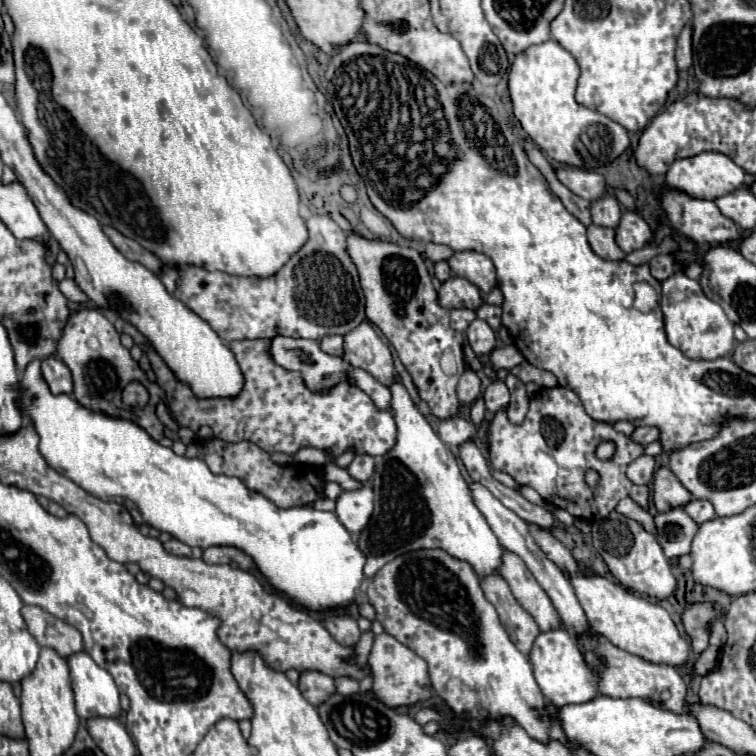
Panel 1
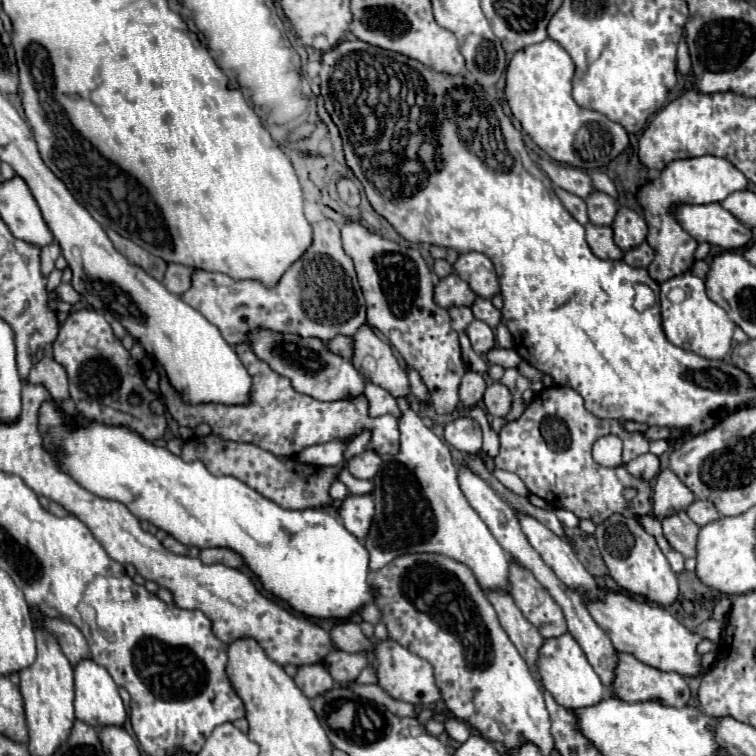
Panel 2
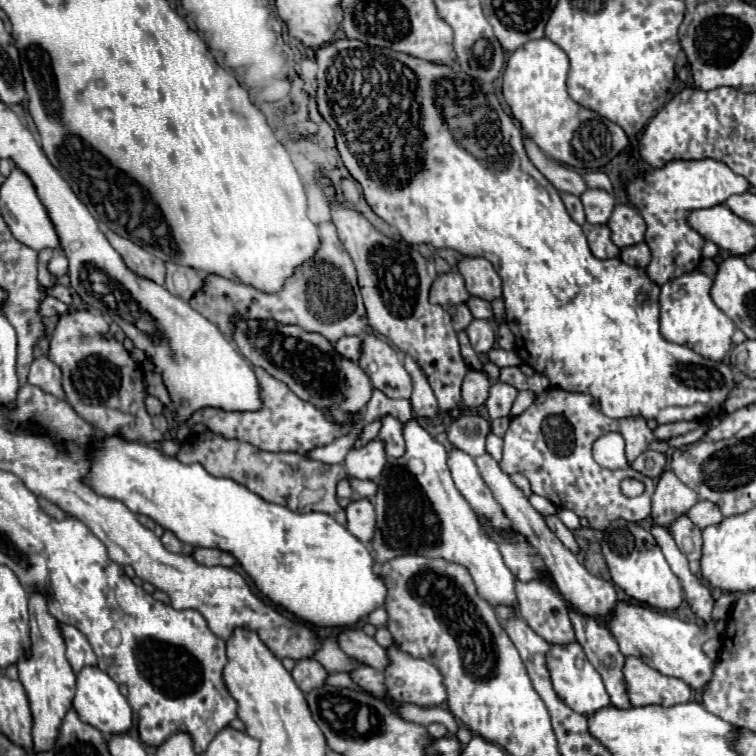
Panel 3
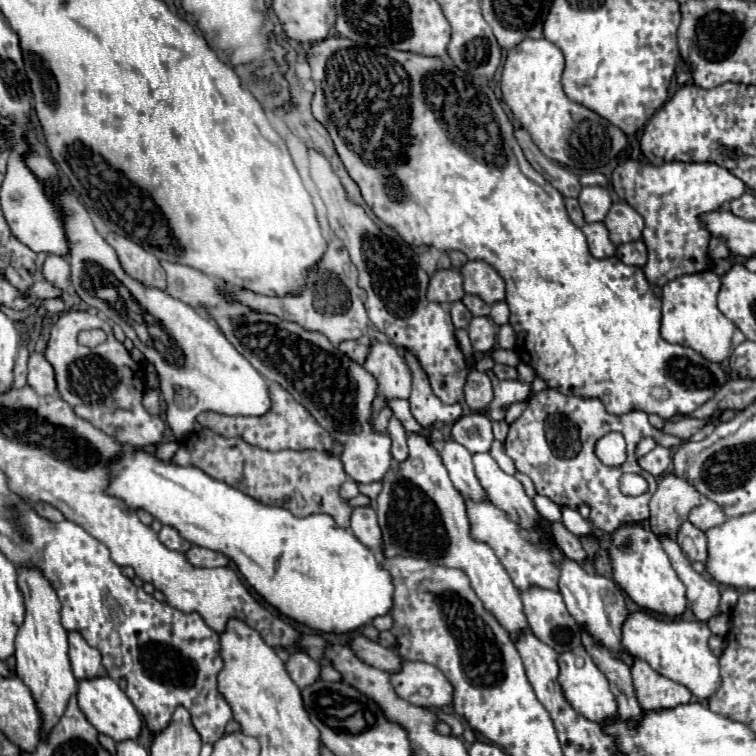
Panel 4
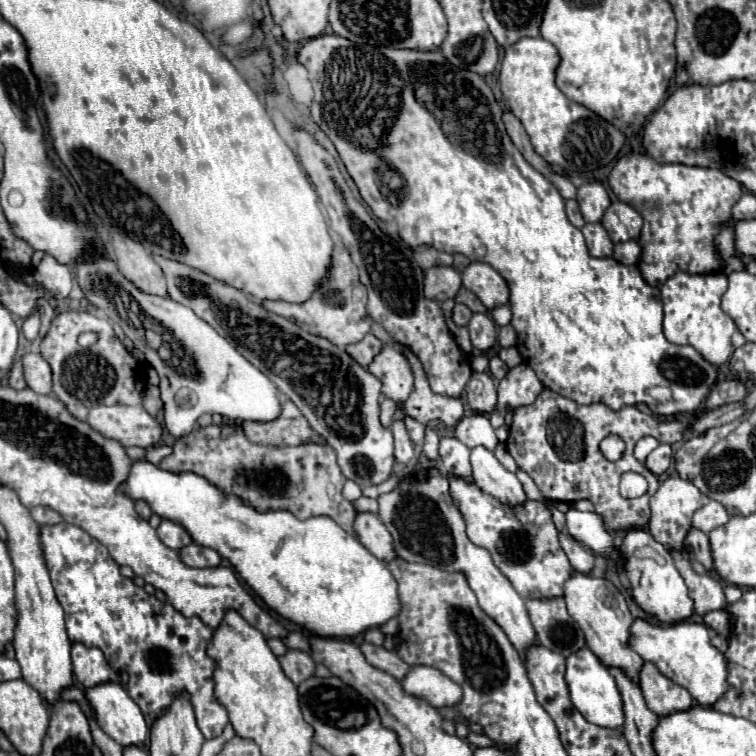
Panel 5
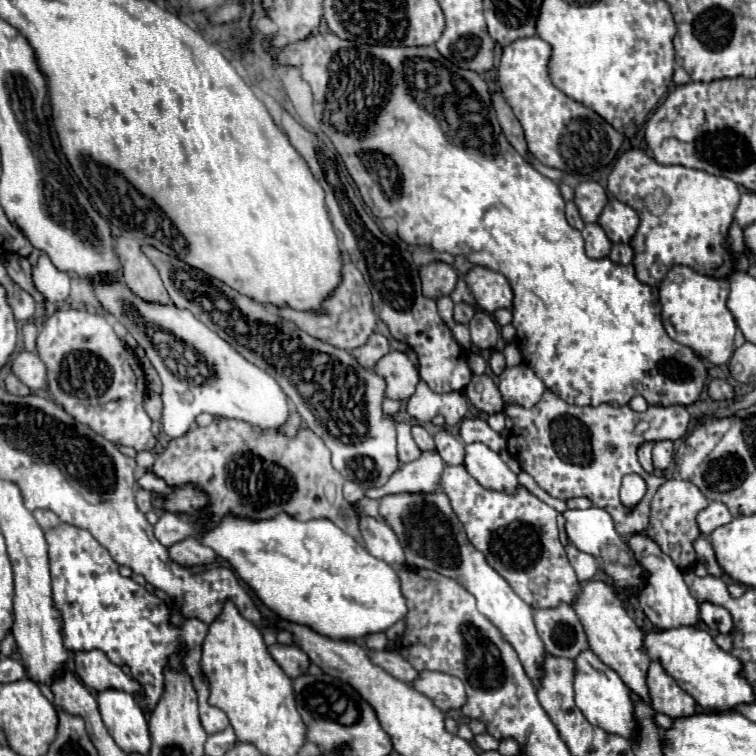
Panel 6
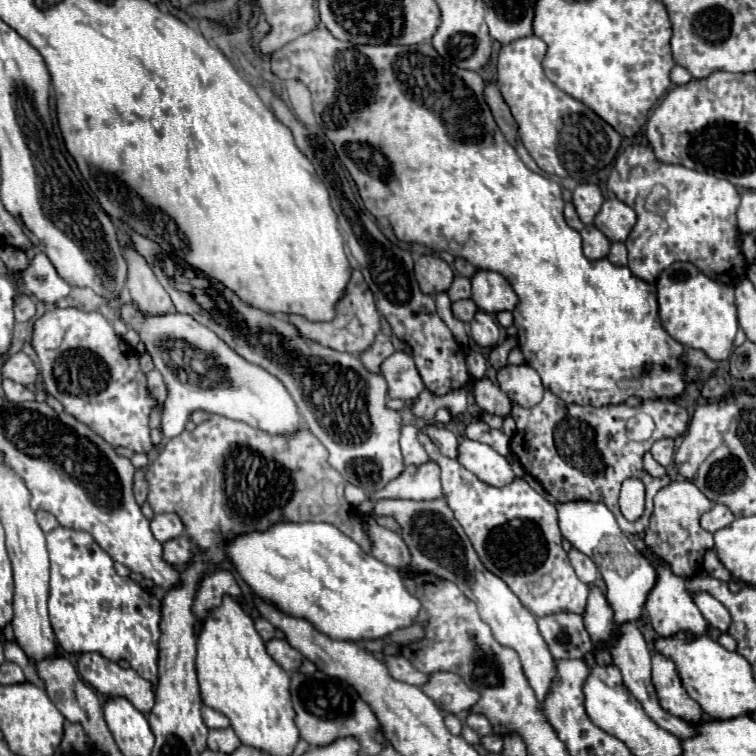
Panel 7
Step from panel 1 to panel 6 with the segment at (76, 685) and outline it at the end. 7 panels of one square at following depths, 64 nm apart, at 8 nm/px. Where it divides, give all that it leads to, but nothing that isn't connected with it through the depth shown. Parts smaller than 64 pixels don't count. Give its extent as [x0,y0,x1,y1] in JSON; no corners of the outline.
[96,690,150,754]

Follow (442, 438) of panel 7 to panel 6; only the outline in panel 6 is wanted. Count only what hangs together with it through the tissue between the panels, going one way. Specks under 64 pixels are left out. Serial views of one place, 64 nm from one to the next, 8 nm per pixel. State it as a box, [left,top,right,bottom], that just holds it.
[434,432,464,466]

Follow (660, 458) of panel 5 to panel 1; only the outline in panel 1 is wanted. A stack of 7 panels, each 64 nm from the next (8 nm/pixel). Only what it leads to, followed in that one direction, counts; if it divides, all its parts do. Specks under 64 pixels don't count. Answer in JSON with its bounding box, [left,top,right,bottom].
[626,456,654,484]

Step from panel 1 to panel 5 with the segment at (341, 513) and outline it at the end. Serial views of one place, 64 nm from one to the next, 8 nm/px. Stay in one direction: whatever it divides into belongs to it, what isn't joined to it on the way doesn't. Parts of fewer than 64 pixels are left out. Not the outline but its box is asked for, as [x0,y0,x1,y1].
[354,512,396,560]

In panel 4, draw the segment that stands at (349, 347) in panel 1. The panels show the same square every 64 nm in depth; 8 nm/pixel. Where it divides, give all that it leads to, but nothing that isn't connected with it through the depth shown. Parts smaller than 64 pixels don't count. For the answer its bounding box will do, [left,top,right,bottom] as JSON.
[362,340,412,400]

